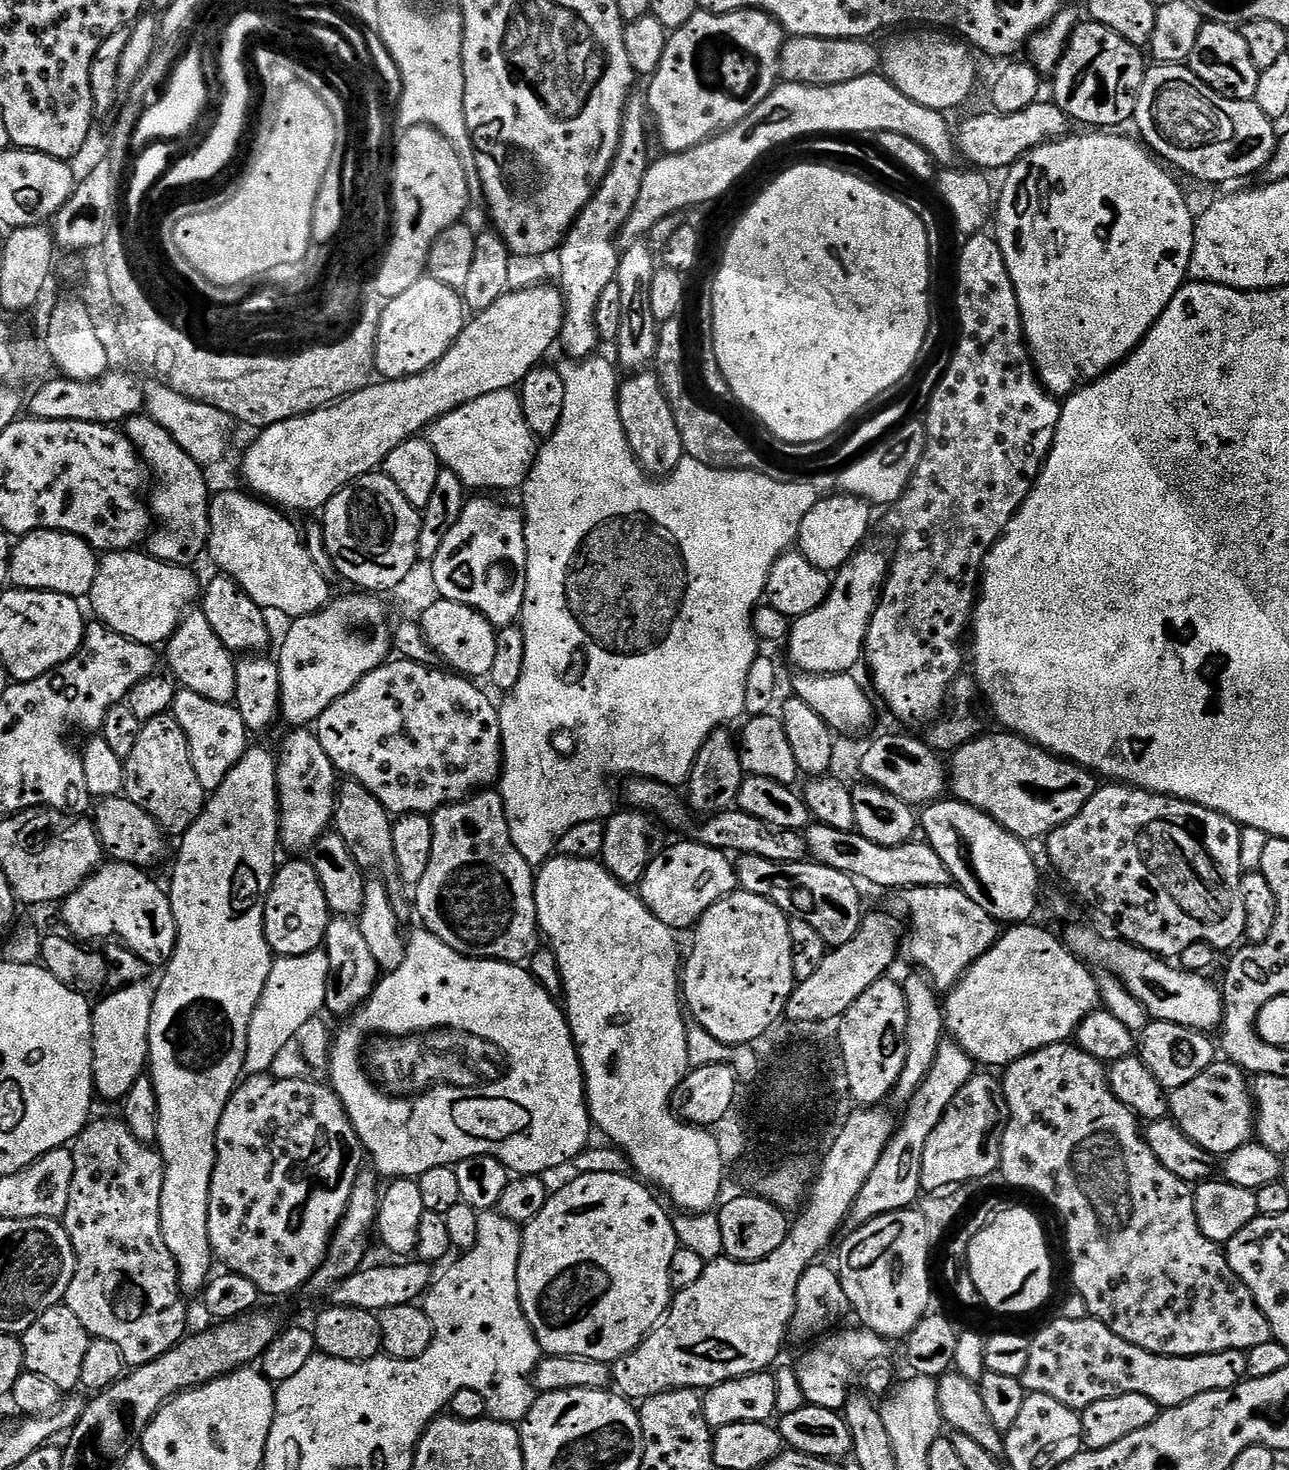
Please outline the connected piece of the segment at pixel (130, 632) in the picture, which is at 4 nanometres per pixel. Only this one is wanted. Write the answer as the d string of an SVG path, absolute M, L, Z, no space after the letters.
M140 550L107 553L99 561L90 593L95 619L128 640L149 646L163 645L171 640L180 621L201 595L201 581L196 581L192 571L188 566L155 560Z

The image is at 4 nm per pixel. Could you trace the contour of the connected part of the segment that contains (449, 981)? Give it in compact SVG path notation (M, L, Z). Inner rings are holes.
M419 930L407 937L402 962L393 972L381 975L368 1001L347 1017L332 1041L330 1087L340 1095L350 1122L360 1139L360 1147L372 1155L375 1171L384 1178L418 1178L434 1166L455 1166L461 1160L475 1156L493 1156L508 1167L509 1173L522 1176L549 1174L563 1164L571 1165L583 1148L589 1147L588 1135L594 1132L588 1115L588 1094L584 1086L584 1071L580 1055L568 1025L563 1007L535 979L527 967L508 964L505 960L477 960L456 952L433 932Z

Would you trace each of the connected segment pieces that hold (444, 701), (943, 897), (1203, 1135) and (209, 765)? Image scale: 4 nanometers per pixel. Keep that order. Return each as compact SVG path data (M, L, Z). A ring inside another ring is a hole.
M396 658L391 662L385 662L380 667L375 668L362 682L358 682L355 688L350 689L342 698L334 701L323 714L316 719L314 731L316 737L322 742L322 750L330 758L330 762L335 766L337 773L343 774L349 780L357 780L393 817L399 818L407 816L409 812L421 814L431 814L437 812L439 808L444 808L448 804L457 804L460 800L466 800L477 790L487 789L495 785L500 779L501 768L503 766L502 734L499 732L499 707L479 688L479 683L465 678L451 671L443 670L439 672L439 667L426 664L416 664L413 660Z
M955 886L910 888L903 896L908 911L906 952L908 948L909 958L917 964L915 967L923 970L941 993L947 994L968 973L968 968L996 945L1001 925L974 898Z
M1217 1059L1209 1068L1202 1070L1194 1082L1178 1086L1168 1092L1168 1110L1171 1119L1202 1150L1214 1158L1229 1156L1238 1146L1253 1139L1256 1127L1256 1105L1252 1099L1249 1077L1237 1064Z
M185 687L177 691L170 714L186 734L190 762L194 762L194 774L198 774L198 782L202 782L205 793L216 792L218 786L226 782L226 774L238 766L249 750L250 730L246 722L242 722L242 714L236 709L235 703L210 702L210 698L202 698L202 694L194 694L194 690Z

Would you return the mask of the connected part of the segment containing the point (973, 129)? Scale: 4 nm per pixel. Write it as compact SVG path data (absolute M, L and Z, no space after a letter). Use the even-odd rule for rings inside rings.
M1037 102L1018 110L1018 114L1002 114L995 110L968 116L955 129L959 153L968 158L973 169L993 174L1001 168L1007 170L1019 162L1032 148L1047 144L1049 140L1063 140L1073 131L1074 121L1055 102Z

